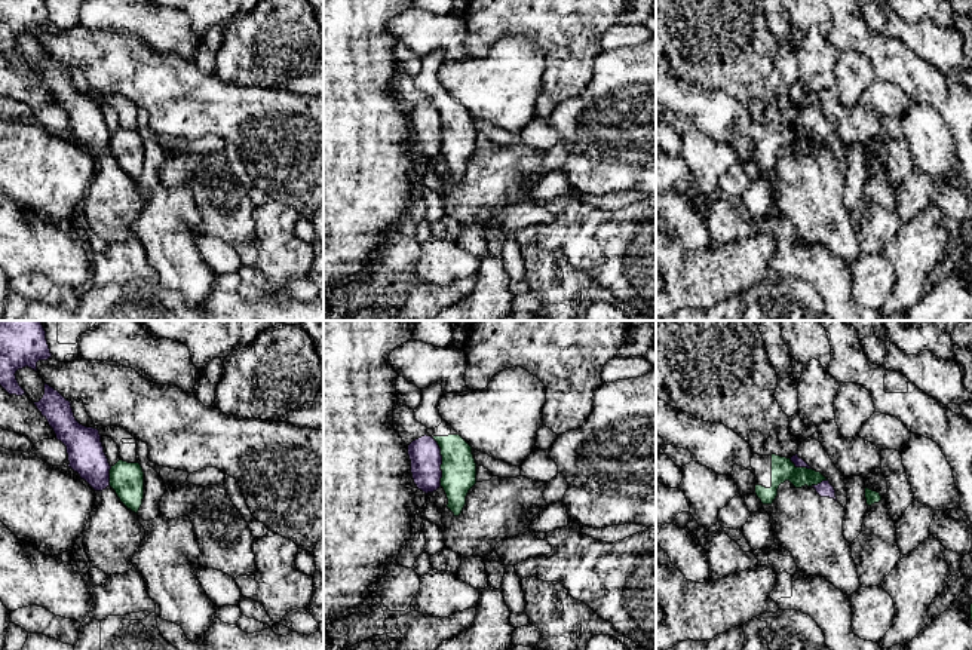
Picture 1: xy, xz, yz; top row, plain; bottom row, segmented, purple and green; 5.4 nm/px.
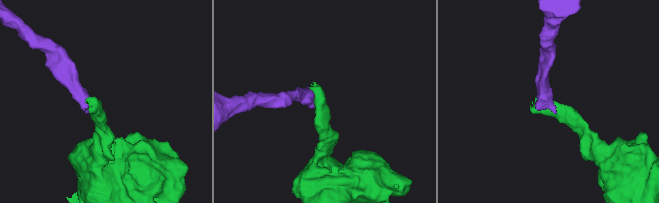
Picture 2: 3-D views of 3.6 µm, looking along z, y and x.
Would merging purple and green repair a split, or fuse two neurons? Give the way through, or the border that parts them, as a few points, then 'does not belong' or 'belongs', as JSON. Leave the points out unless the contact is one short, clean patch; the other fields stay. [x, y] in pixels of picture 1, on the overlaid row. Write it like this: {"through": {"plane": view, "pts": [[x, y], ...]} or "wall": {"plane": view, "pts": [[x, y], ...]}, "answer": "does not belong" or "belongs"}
{"wall": {"plane": "xz", "pts": [[432, 438], [441, 456], [441, 486]]}, "answer": "does not belong"}

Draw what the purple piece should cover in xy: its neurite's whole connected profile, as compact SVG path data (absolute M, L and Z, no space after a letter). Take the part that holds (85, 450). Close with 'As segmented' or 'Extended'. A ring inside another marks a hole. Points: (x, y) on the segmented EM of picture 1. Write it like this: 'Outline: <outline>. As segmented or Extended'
Outline: M45 383L45 395L34 402L53 429L56 439L67 447L68 467L93 490L95 502L83 531L83 546L91 567L105 574L129 571L145 530L138 513L128 509L110 487L110 463L98 429L80 424L71 402Z. Extended

